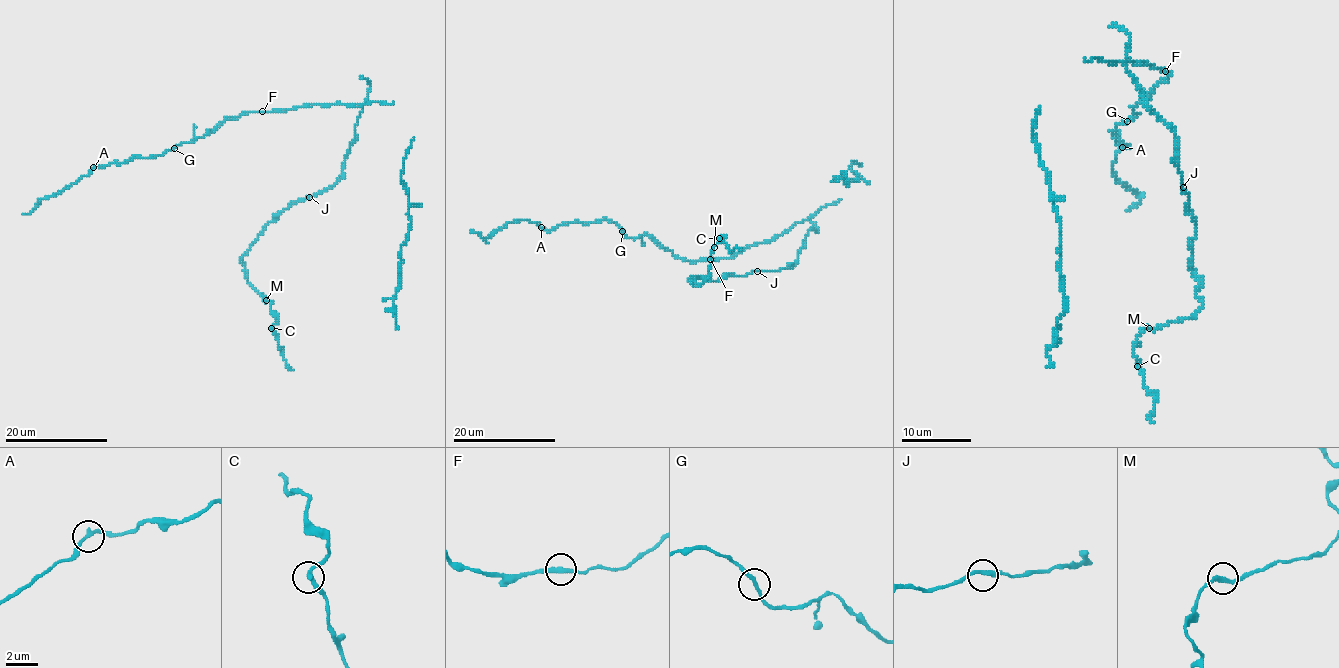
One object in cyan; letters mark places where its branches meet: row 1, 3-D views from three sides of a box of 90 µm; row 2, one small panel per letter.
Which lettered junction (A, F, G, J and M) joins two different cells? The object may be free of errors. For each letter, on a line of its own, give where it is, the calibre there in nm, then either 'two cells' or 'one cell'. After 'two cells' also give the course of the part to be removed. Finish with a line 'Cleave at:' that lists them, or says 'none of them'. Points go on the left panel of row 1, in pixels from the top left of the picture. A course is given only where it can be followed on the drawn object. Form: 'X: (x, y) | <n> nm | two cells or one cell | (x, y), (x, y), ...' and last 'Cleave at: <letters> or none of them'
A: (93, 167) | 240 nm | one cell
F: (262, 111) | 240 nm | one cell
G: (174, 148) | 240 nm | one cell
J: (309, 197) | 240 nm | one cell
M: (266, 300) | 240 nm | one cell
Cleave at: none of them

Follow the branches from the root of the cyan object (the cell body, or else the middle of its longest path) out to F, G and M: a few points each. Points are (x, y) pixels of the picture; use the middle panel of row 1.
F: (805, 220), (794, 223), (769, 241), (743, 247), (729, 259), (710, 259)
G: (805, 220), (769, 241), (718, 260), (678, 259), (647, 234), (628, 238), (622, 231)
M: (805, 220), (811, 228), (792, 268), (715, 282), (691, 278), (692, 285), (709, 274), (714, 247)

